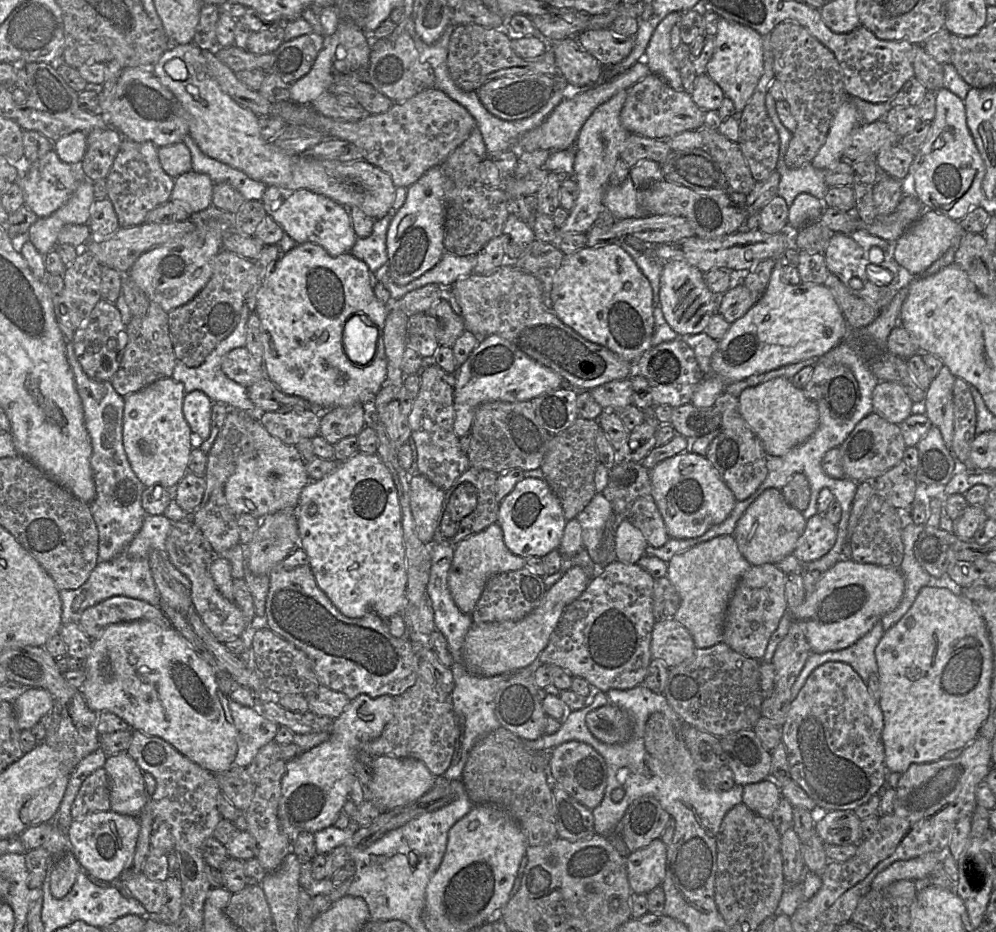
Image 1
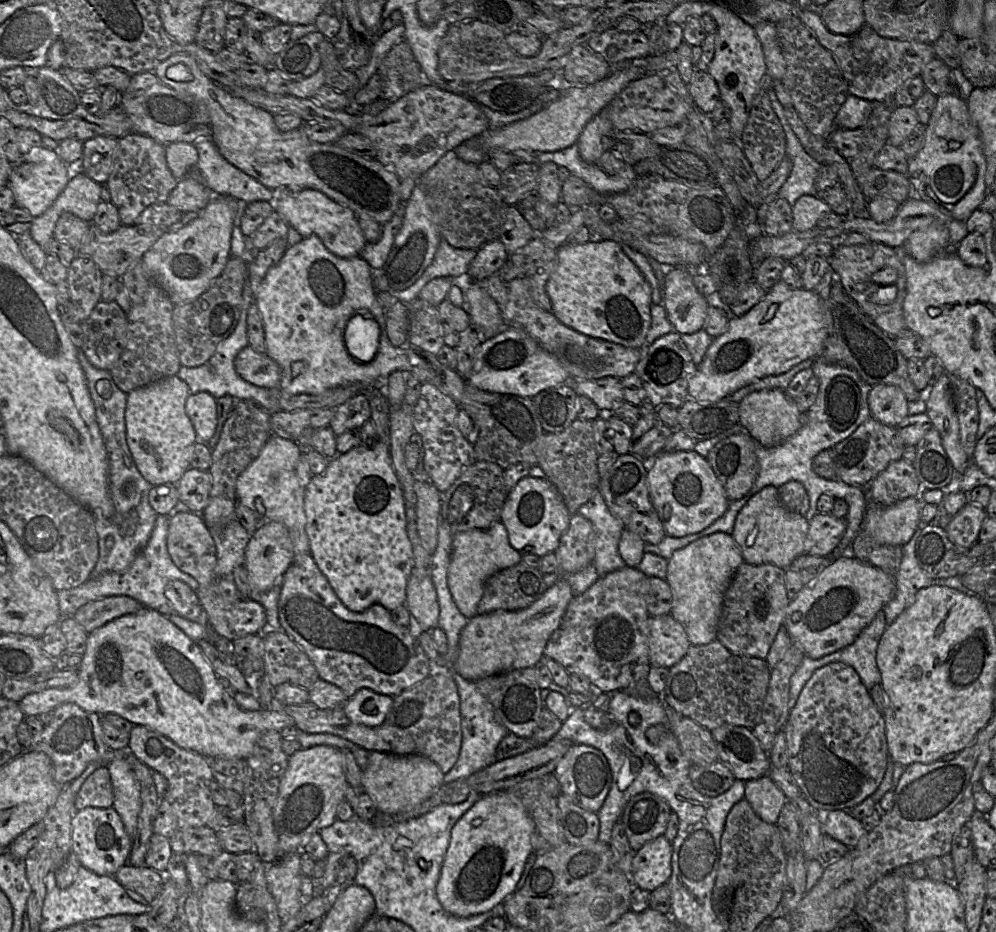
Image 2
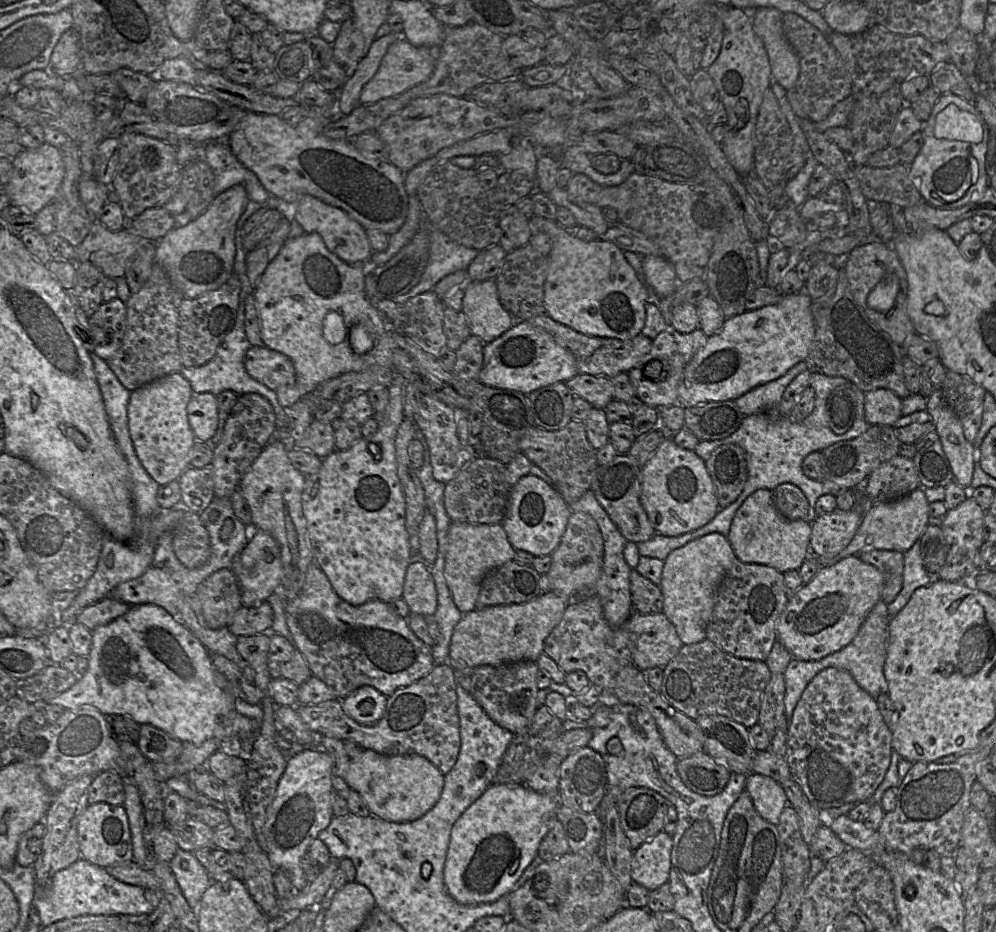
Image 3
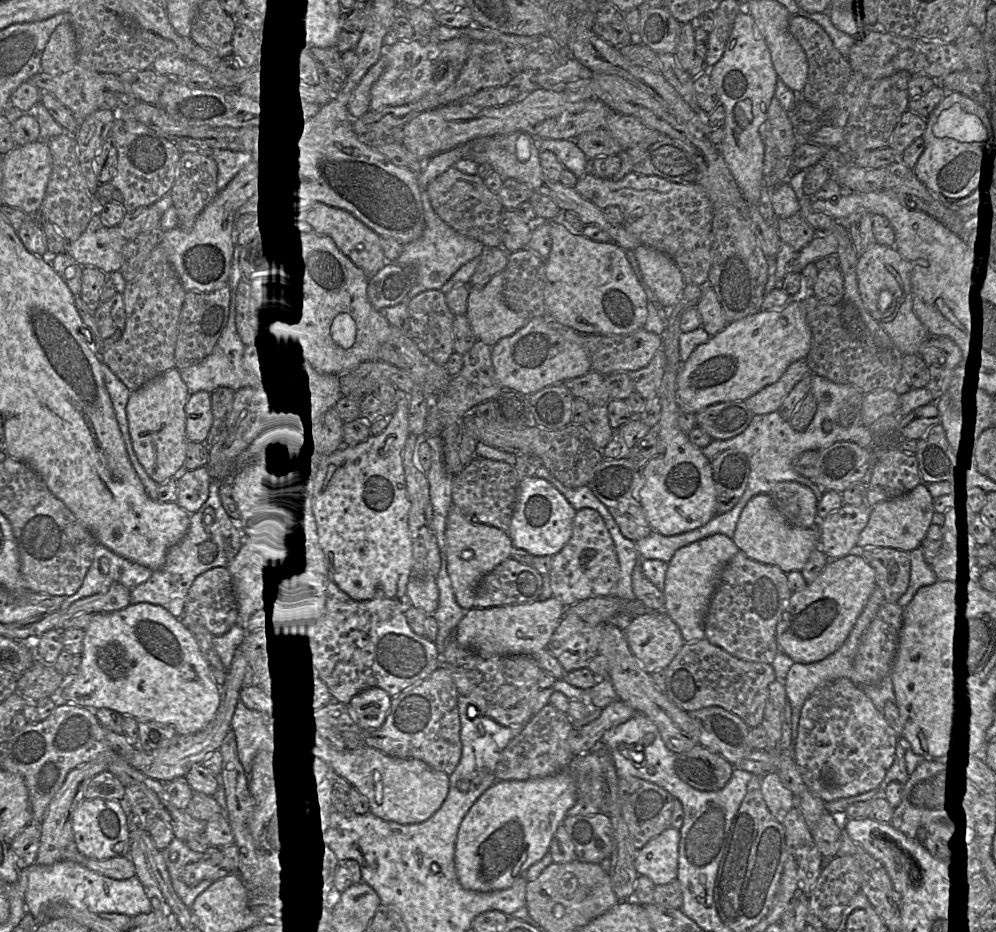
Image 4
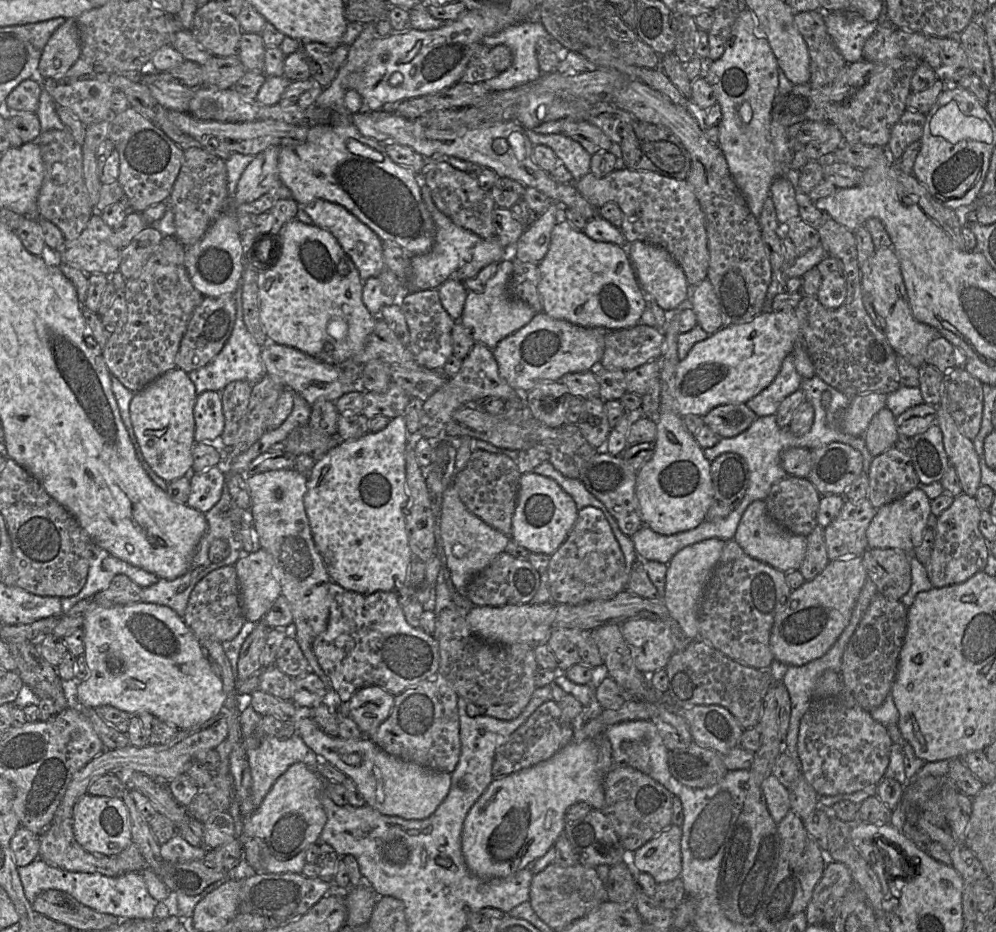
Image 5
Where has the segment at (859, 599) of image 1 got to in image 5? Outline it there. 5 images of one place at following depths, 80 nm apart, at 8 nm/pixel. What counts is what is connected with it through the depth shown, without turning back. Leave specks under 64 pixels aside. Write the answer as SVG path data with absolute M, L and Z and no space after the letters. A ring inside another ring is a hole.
M851 556L830 560L813 580L792 590L771 630L770 647L775 660L788 666L802 666L822 657L848 625L867 578L862 556Z

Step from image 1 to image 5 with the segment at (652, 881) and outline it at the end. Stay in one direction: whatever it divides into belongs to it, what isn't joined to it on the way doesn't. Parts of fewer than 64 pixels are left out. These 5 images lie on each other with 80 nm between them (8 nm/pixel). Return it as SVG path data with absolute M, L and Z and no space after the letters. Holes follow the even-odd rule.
M670 825L631 854L636 873L650 874L657 884L680 877L682 870L680 826Z

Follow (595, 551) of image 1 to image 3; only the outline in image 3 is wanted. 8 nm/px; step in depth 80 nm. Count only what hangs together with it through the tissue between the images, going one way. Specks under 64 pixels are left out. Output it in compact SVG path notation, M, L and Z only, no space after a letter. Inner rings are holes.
M592 490L587 491L579 500L570 504L572 512L586 513L594 518L602 533L604 540L604 558L601 576L595 586L595 593L599 596L607 622L612 627L625 624L634 612L630 590L630 575L632 569L624 558L626 538L618 526L610 518L606 510L597 500Z

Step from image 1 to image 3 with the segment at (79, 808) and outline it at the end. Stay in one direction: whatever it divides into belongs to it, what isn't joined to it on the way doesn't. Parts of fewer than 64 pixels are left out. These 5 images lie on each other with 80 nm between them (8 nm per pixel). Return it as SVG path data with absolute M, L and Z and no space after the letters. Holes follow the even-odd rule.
M113 771L96 774L87 789L87 803L105 802L111 805L122 805L125 799L122 778Z

